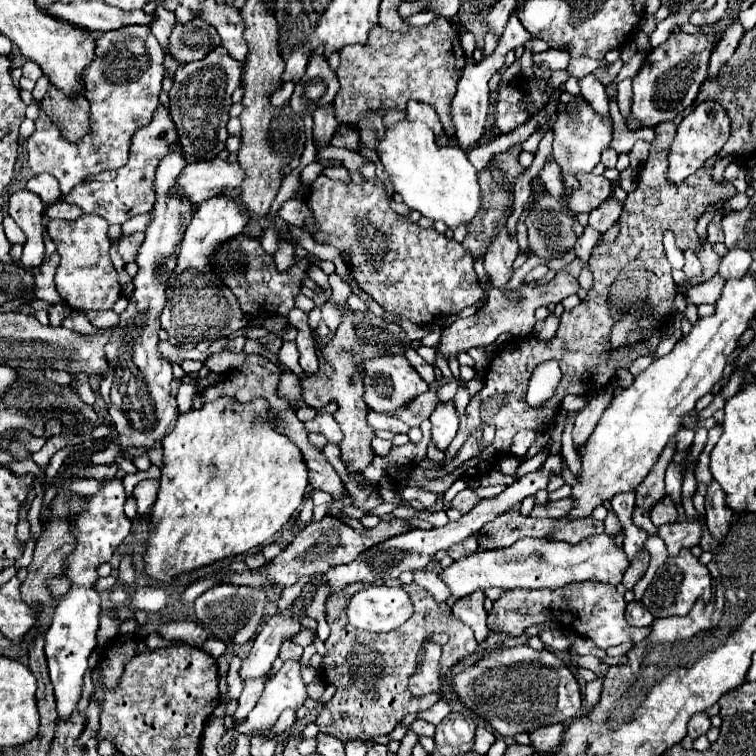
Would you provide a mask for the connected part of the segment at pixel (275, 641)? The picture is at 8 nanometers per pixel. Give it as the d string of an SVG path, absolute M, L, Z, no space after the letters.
M306 582L302 592L294 598L294 602L286 610L274 614L264 624L264 628L258 632L258 636L252 642L248 658L242 662L240 676L244 680L254 676L264 676L266 670L272 668L272 662L278 658L282 642L300 632L302 628L300 620L306 616L306 610L314 602L314 596L316 596L314 584Z

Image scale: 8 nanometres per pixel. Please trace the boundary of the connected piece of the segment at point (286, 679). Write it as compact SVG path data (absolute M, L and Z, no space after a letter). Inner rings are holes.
M286 660L276 676L266 684L264 694L244 722L250 732L264 732L278 720L282 710L296 710L307 698L306 686L300 676L300 662Z

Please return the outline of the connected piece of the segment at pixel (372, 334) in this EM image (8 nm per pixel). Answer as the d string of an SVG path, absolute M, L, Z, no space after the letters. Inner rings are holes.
M352 312L344 314L338 330L330 336L328 344L320 354L324 354L324 360L320 362L320 368L316 374L304 374L300 378L300 386L304 392L304 402L316 410L324 408L330 402L338 404L338 410L334 418L338 420L344 438L340 442L340 460L344 462L348 472L362 472L374 458L374 452L370 448L370 440L374 438L374 430L366 424L366 404L362 400L362 368L360 362L392 354L392 350L398 344L398 352L402 354L406 346L412 342L406 338L406 332L400 328L400 324L390 324L380 316L374 316L372 312ZM352 336L352 340L348 340Z

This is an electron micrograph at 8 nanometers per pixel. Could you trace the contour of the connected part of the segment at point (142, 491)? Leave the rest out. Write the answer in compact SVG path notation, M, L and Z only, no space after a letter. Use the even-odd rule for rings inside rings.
M144 480L134 488L134 496L138 502L138 514L148 514L158 496L158 480Z

